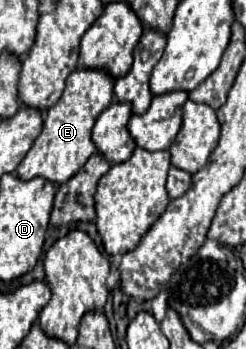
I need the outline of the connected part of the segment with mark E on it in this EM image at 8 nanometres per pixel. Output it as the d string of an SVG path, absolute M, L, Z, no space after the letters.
M77 70L77 72L69 74L67 86L63 90L63 96L59 98L59 102L53 108L49 108L45 112L45 116L43 116L43 132L37 136L37 140L31 146L31 150L27 152L23 162L19 164L17 176L21 180L31 180L31 178L41 176L41 178L45 178L45 180L49 180L49 182L53 182L57 186L67 182L69 178L73 178L85 166L89 156L95 152L95 144L91 140L91 128L93 128L97 116L105 108L109 108L111 102L113 102L113 78L109 74L105 74L103 70Z

